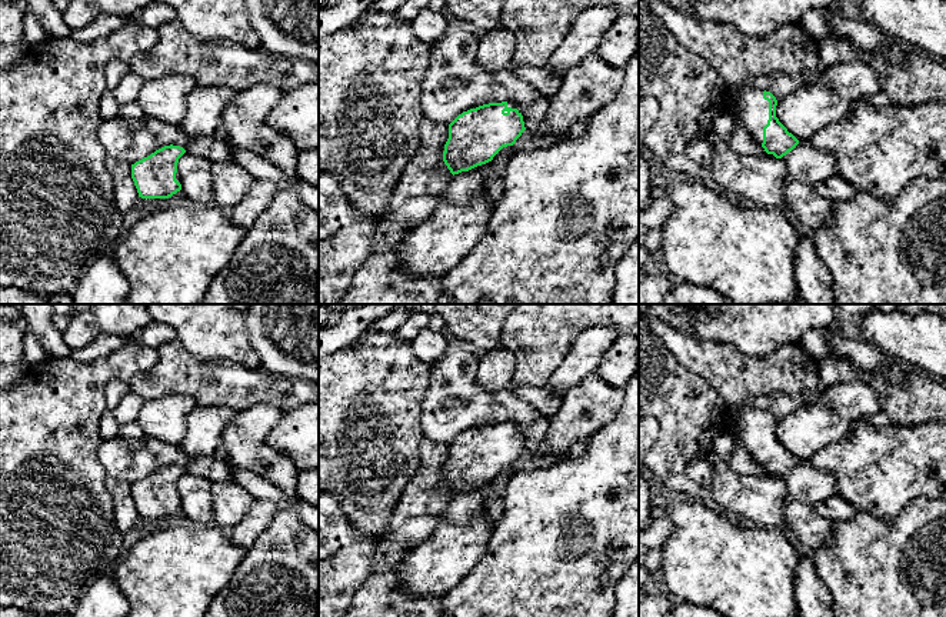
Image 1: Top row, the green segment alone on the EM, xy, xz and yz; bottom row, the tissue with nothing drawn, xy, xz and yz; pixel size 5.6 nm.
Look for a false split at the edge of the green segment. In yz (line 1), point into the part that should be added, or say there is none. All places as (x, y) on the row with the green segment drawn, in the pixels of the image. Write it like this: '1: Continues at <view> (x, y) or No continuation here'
1: Continues at yz (749, 110)

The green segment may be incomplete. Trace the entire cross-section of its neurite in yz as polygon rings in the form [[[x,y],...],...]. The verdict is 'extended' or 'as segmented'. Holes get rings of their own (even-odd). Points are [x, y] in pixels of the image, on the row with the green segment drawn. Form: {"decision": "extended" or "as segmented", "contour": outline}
{"decision": "extended", "contour": [[[746,89],[726,96],[726,107],[736,129],[745,129],[767,154],[782,159],[792,151],[799,140],[776,117],[777,100],[770,91]]]}

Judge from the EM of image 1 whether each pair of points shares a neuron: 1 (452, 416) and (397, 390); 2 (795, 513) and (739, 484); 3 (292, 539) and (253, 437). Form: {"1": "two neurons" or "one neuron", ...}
{"1": "two neurons", "2": "two neurons", "3": "one neuron"}

